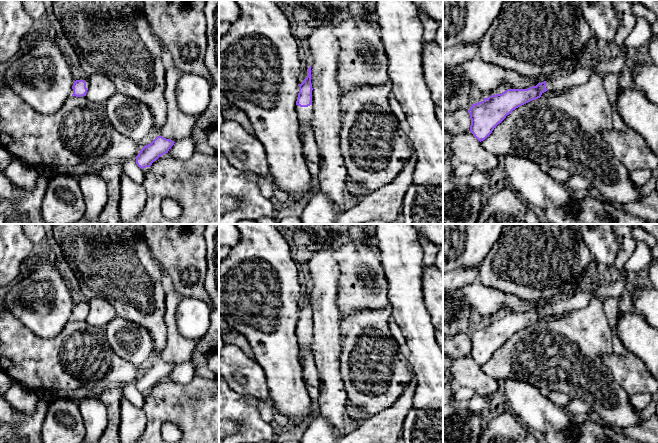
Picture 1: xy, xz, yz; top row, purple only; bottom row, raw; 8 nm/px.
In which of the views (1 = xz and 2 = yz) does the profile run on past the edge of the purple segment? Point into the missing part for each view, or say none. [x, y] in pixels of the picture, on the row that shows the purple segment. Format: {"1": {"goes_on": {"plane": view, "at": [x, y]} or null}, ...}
{"1": {"goes_on": {"plane": "xz", "at": [305, 114]}}, "2": {"goes_on": {"plane": "yz", "at": [580, 76]}}}

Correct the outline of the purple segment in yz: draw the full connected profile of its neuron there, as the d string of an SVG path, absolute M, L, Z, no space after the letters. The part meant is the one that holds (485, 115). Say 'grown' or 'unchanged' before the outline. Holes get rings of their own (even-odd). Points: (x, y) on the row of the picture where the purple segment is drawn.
grown; M596 65L577 67L572 72L548 76L544 82L536 86L527 89L507 89L501 94L491 95L481 102L471 104L468 110L471 119L470 132L481 142L516 108L540 98L547 90L558 91L585 85L596 71Z

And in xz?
grown; M311 66L307 69L307 77L299 86L299 93L296 101L296 112L298 114L298 123L300 133L309 127L312 127L313 104L312 104L312 84L311 84Z

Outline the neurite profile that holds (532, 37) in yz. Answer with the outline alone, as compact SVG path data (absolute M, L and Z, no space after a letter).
M504 0L502 8L479 42L483 61L526 76L551 76L574 71L576 56L593 33L582 15L580 0Z

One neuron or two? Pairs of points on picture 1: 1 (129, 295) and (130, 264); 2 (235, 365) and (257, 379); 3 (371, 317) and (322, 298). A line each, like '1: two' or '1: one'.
1: one
2: one
3: two

